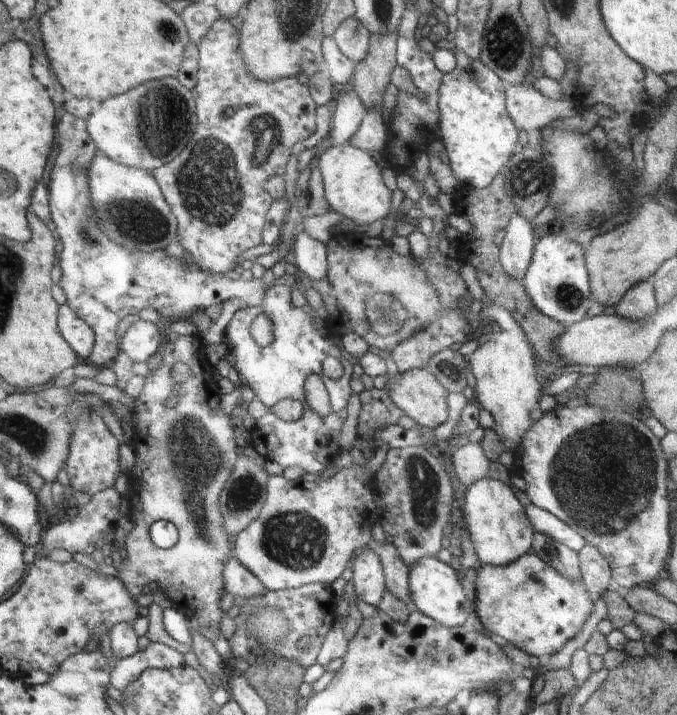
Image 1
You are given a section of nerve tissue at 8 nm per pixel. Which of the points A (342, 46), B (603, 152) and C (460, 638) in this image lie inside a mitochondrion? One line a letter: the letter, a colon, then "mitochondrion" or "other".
A: other
B: other
C: other

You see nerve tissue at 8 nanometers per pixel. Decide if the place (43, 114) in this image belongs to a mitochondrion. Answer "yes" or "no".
no

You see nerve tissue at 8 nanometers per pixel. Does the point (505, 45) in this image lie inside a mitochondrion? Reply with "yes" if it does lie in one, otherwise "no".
yes

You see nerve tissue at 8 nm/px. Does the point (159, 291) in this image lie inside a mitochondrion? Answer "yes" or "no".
no

